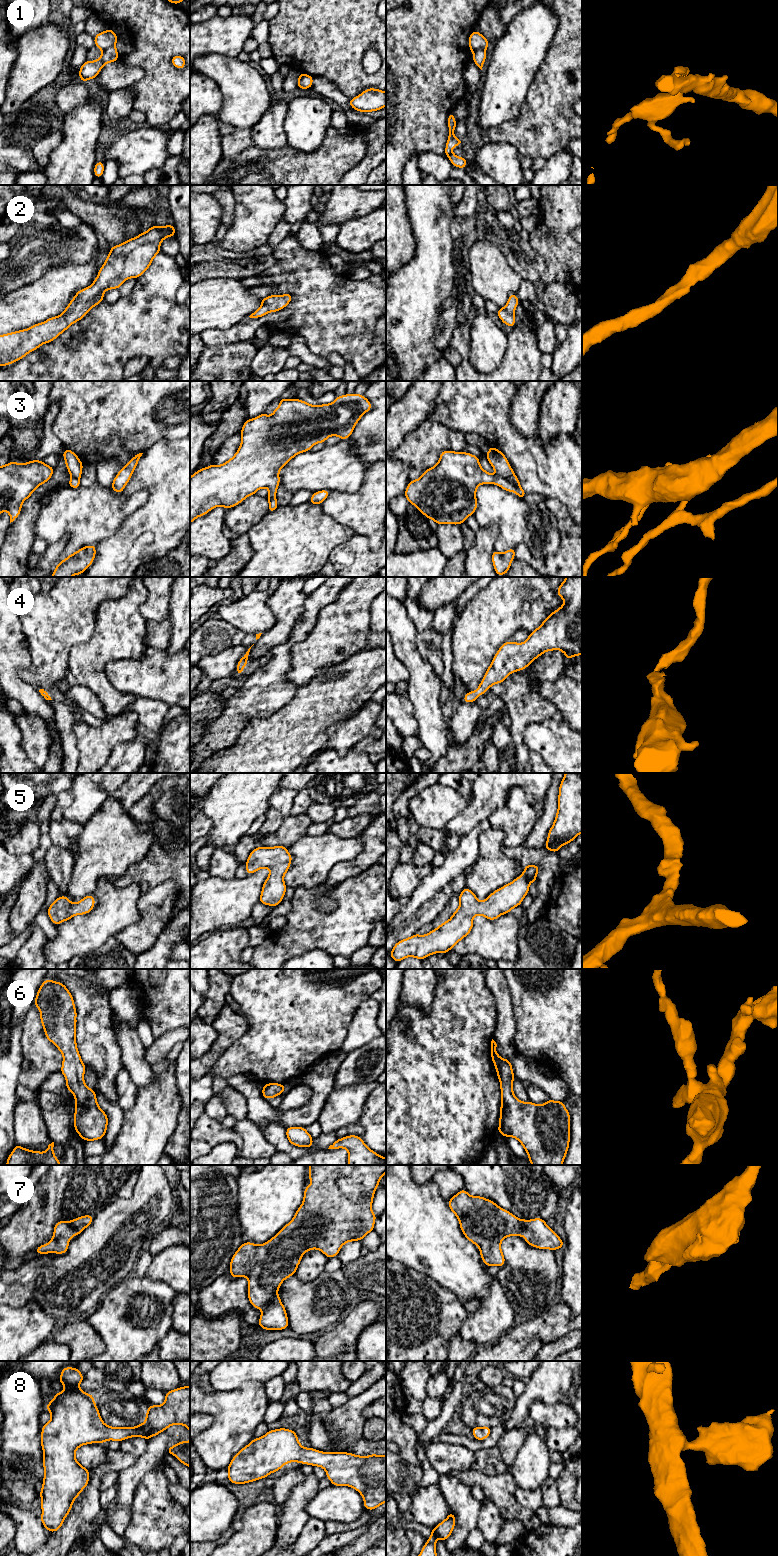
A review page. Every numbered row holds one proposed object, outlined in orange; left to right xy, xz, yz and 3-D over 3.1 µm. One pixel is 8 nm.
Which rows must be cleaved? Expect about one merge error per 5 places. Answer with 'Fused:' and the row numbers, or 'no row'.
Fused: 1, 3

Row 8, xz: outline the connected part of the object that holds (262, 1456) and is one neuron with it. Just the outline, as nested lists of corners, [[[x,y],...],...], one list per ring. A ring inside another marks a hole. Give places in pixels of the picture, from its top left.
[[[286,1428],[269,1430],[243,1447],[227,1467],[228,1480],[233,1484],[254,1482],[290,1462],[325,1469],[332,1485],[357,1490],[367,1510],[374,1510],[386,1502],[386,1455],[360,1456],[305,1448],[295,1431]]]

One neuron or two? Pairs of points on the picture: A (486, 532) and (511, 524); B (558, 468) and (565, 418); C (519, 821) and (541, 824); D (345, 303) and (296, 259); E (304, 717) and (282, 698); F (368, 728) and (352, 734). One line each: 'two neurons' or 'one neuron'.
A: two neurons
B: two neurons
C: two neurons
D: one neuron
E: two neurons
F: one neuron

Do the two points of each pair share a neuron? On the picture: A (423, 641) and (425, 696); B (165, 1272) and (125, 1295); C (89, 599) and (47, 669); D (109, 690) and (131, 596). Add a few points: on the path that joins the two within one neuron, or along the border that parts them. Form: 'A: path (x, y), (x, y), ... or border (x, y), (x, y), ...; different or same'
A: border (415, 638), (417, 652), (440, 677); different
B: border (145, 1276), (154, 1280), (163, 1280), (174, 1290); different
C: path (72, 616), (49, 639), (49, 652); same
D: path (93, 667), (93, 657), (119, 631), (119, 619); same

